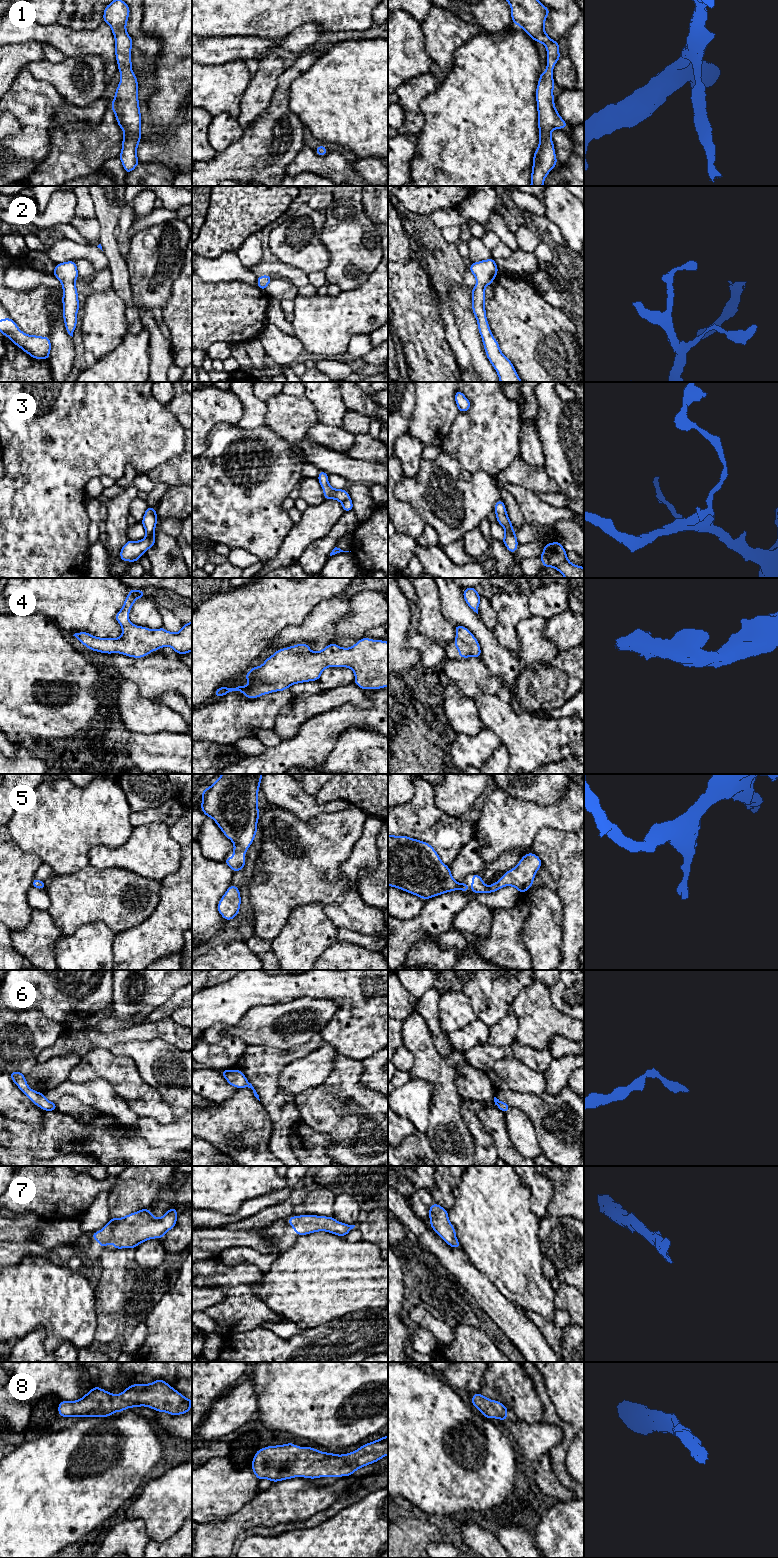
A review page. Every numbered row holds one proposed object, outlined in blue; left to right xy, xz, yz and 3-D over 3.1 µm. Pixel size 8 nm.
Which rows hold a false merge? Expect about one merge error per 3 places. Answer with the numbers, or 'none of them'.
3

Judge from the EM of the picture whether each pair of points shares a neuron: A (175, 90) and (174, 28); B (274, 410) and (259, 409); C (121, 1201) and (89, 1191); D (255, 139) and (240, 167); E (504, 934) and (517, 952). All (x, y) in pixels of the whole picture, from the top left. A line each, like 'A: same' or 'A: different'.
A: same
B: different
C: different
D: same
E: same

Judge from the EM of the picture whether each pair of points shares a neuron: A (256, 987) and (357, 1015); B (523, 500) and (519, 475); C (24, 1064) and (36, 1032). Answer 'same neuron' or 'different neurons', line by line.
A: same neuron
B: different neurons
C: same neuron

